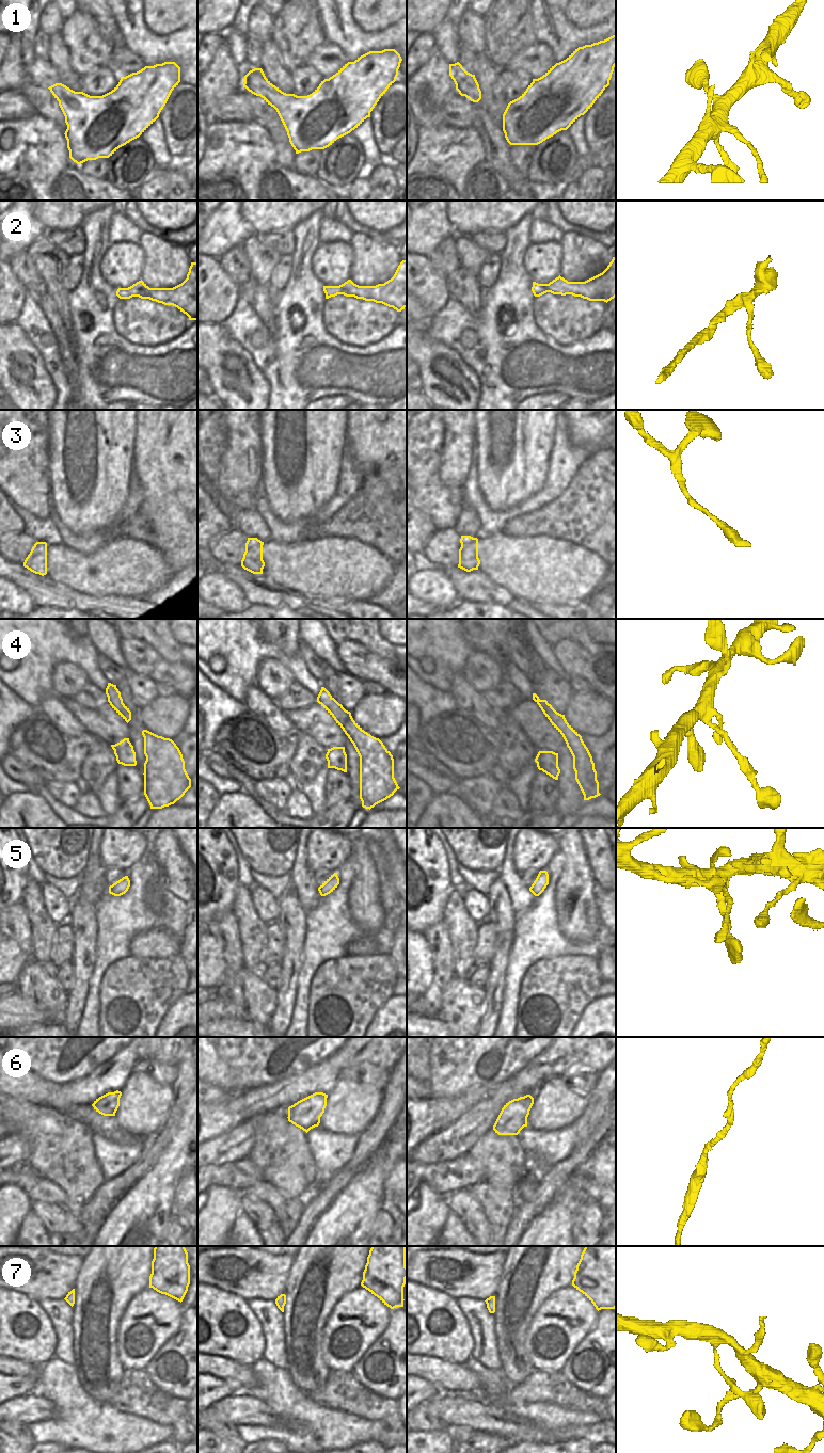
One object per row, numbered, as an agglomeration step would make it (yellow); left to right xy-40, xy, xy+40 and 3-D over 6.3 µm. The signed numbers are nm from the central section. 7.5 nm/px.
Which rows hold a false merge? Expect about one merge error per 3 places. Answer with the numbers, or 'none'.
none

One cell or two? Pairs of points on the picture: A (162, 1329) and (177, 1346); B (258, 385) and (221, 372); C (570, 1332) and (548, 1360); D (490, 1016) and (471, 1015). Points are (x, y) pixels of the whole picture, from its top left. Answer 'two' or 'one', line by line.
A: two
B: one
C: one
D: two

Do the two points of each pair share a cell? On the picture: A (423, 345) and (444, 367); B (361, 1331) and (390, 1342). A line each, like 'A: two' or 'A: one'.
A: one
B: two

